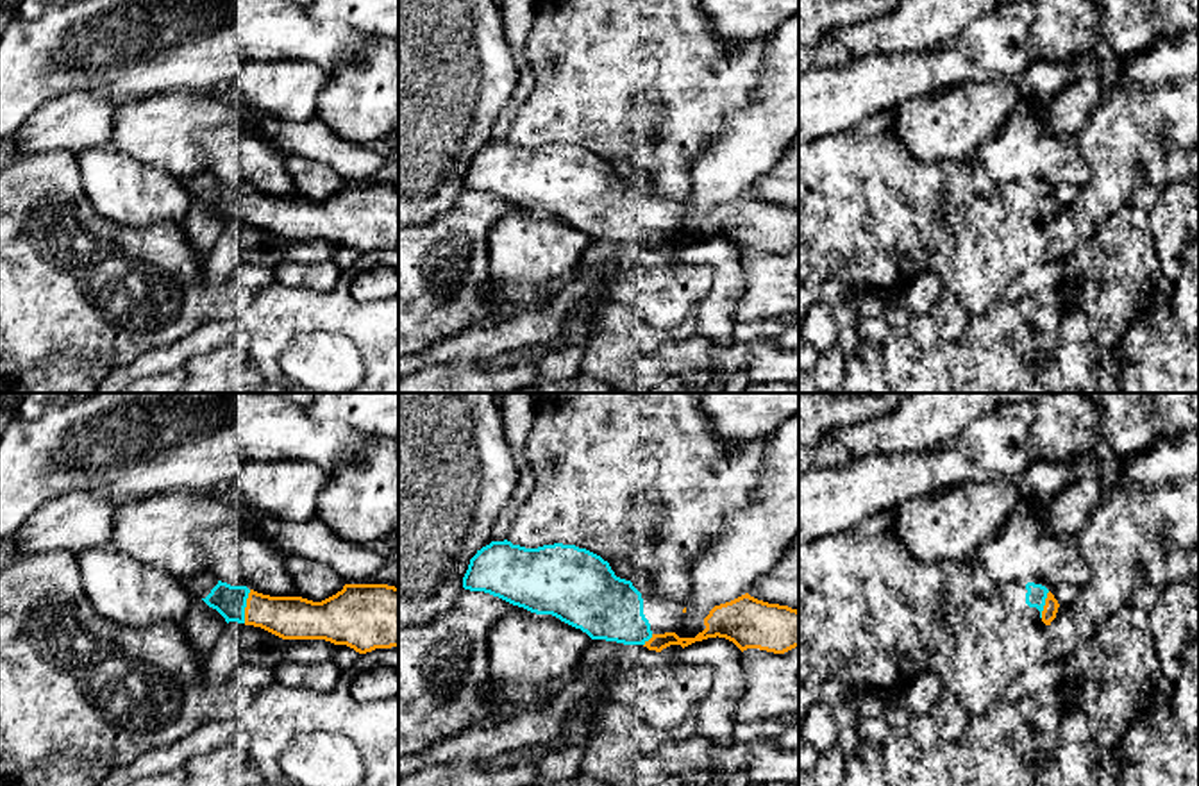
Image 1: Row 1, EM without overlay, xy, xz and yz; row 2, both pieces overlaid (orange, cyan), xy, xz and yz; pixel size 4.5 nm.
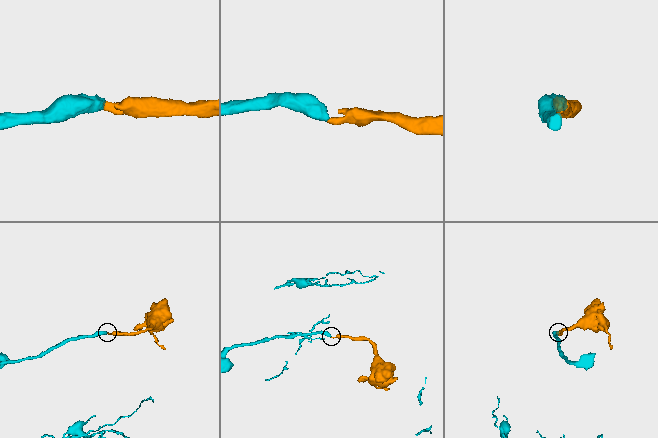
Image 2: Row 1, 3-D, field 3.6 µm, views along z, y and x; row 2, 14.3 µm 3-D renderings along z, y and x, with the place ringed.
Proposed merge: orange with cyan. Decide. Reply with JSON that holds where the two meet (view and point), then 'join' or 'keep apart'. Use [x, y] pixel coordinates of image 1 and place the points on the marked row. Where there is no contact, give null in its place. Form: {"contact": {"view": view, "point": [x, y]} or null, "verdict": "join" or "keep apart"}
{"contact": {"view": "xy", "point": [247, 606]}, "verdict": "join"}

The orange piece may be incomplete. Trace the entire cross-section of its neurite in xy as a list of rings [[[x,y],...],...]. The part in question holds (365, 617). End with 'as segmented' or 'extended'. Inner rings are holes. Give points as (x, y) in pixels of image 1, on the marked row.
[[[218,581],[202,600],[227,623],[261,627],[282,640],[325,640],[359,654],[398,647],[398,588],[388,584],[345,584],[336,595],[313,602]]]; extended

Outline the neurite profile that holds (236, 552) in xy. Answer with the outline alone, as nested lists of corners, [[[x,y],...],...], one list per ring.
[[[234,516],[223,525],[200,529],[193,539],[218,581],[270,597],[295,597],[284,554],[245,518]]]

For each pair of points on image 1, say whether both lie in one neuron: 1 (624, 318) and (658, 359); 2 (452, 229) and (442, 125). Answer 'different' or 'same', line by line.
1: different
2: different

